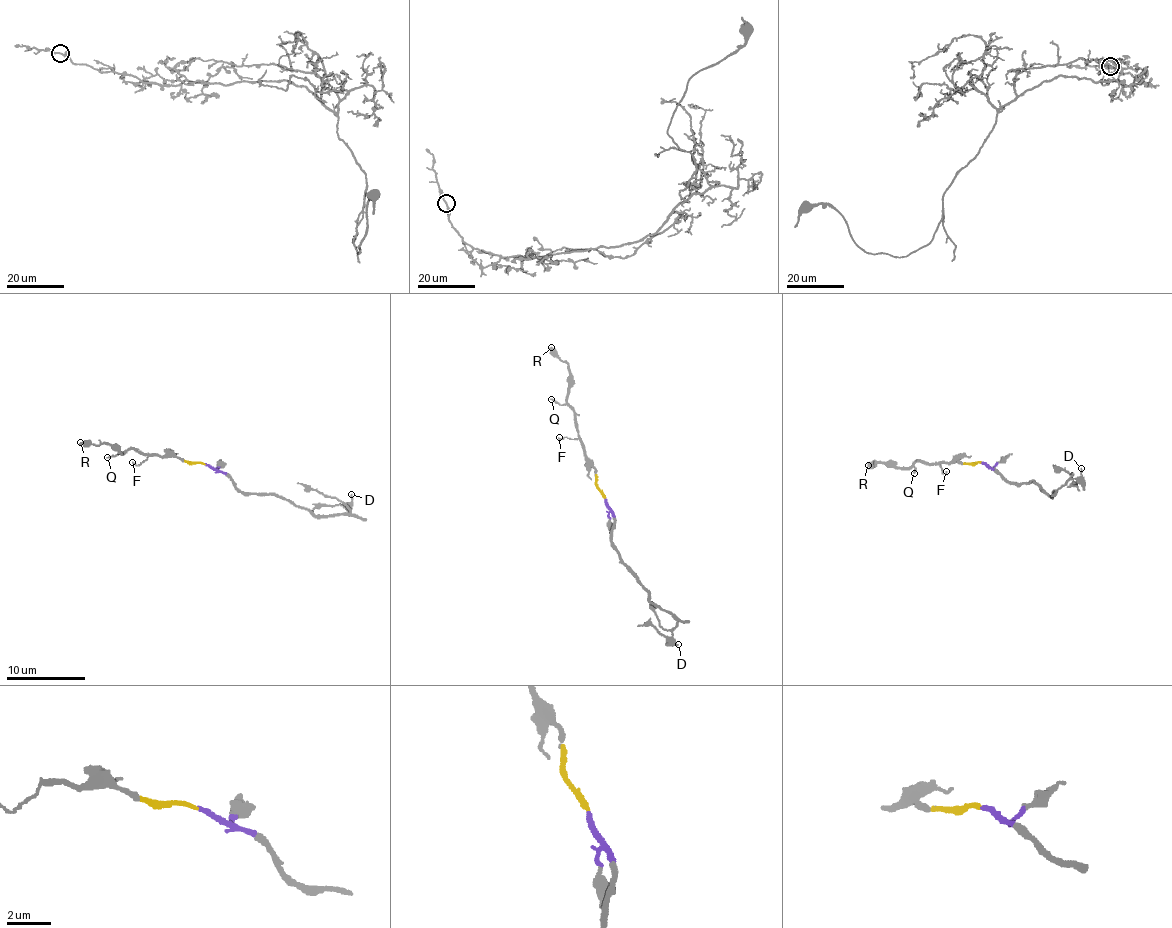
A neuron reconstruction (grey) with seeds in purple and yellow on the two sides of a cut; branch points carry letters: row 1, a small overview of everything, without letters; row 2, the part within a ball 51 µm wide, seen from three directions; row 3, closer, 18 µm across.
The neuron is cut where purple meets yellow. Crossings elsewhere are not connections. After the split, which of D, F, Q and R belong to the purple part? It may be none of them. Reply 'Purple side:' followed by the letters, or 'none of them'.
Purple side: D

